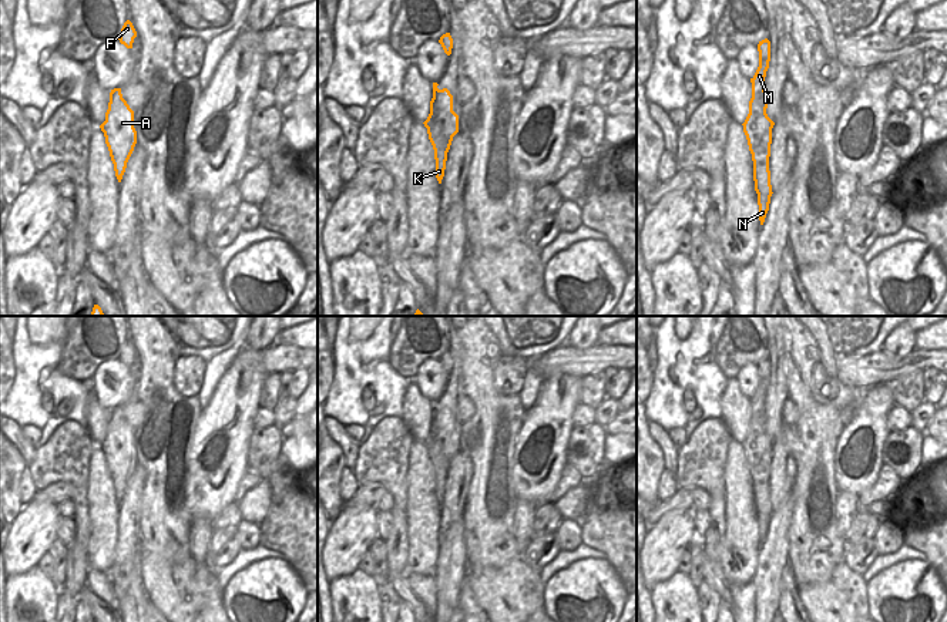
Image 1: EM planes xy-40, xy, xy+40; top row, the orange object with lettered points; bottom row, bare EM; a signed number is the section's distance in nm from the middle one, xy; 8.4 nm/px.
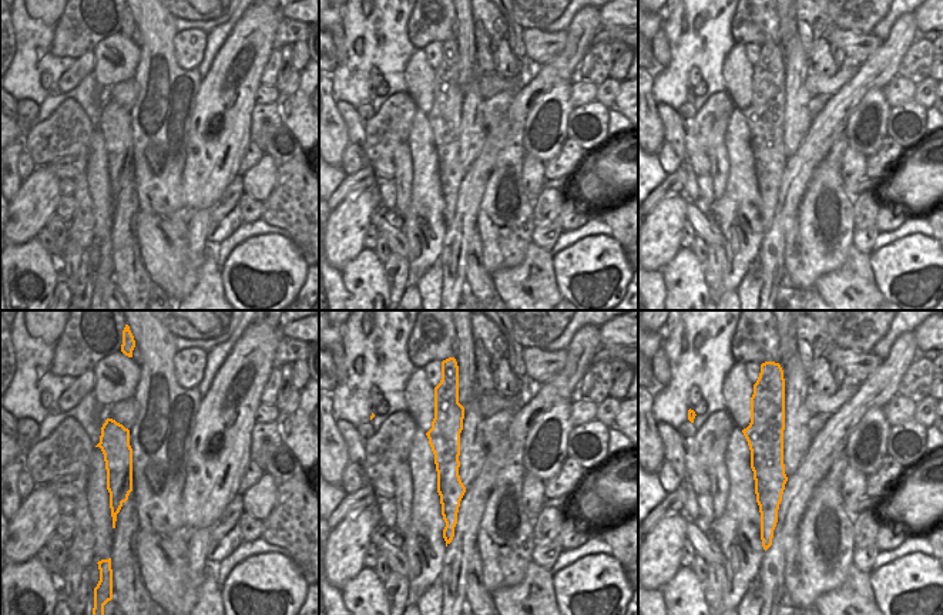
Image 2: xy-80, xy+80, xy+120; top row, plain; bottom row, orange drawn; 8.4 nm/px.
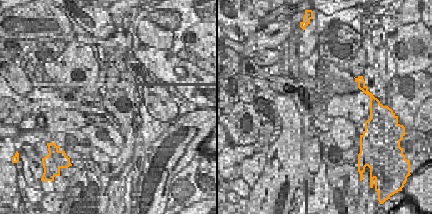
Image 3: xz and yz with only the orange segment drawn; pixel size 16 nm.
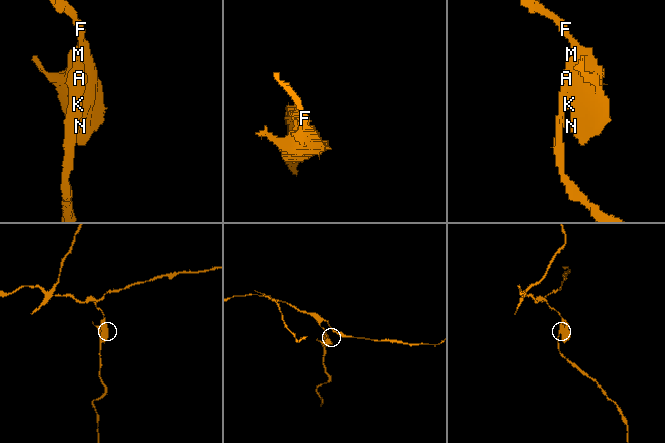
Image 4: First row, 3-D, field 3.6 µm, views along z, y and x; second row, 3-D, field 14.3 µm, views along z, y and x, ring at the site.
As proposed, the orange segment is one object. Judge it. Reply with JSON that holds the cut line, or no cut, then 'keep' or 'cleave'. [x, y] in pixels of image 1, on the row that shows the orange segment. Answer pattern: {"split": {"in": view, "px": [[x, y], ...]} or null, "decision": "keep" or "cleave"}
{"split": {"in": "xy", "px": [[427, 124], [436, 123], [443, 135], [452, 140]]}, "decision": "cleave"}

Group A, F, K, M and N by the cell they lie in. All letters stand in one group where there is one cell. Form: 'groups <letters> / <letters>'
groups A / F K M N

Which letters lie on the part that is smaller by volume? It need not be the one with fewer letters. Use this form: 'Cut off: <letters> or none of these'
Cut off: A

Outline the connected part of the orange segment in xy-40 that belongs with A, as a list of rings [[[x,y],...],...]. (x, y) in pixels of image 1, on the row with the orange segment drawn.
[[[121,88],[111,90],[105,121],[100,125],[100,128],[105,137],[115,176],[118,182],[121,182],[127,162],[137,144],[134,111],[122,98]]]

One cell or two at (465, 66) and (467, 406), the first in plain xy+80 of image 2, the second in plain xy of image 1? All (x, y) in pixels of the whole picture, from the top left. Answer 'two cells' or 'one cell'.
two cells

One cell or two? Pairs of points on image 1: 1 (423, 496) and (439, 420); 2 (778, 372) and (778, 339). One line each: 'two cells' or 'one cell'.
1: two cells
2: one cell

